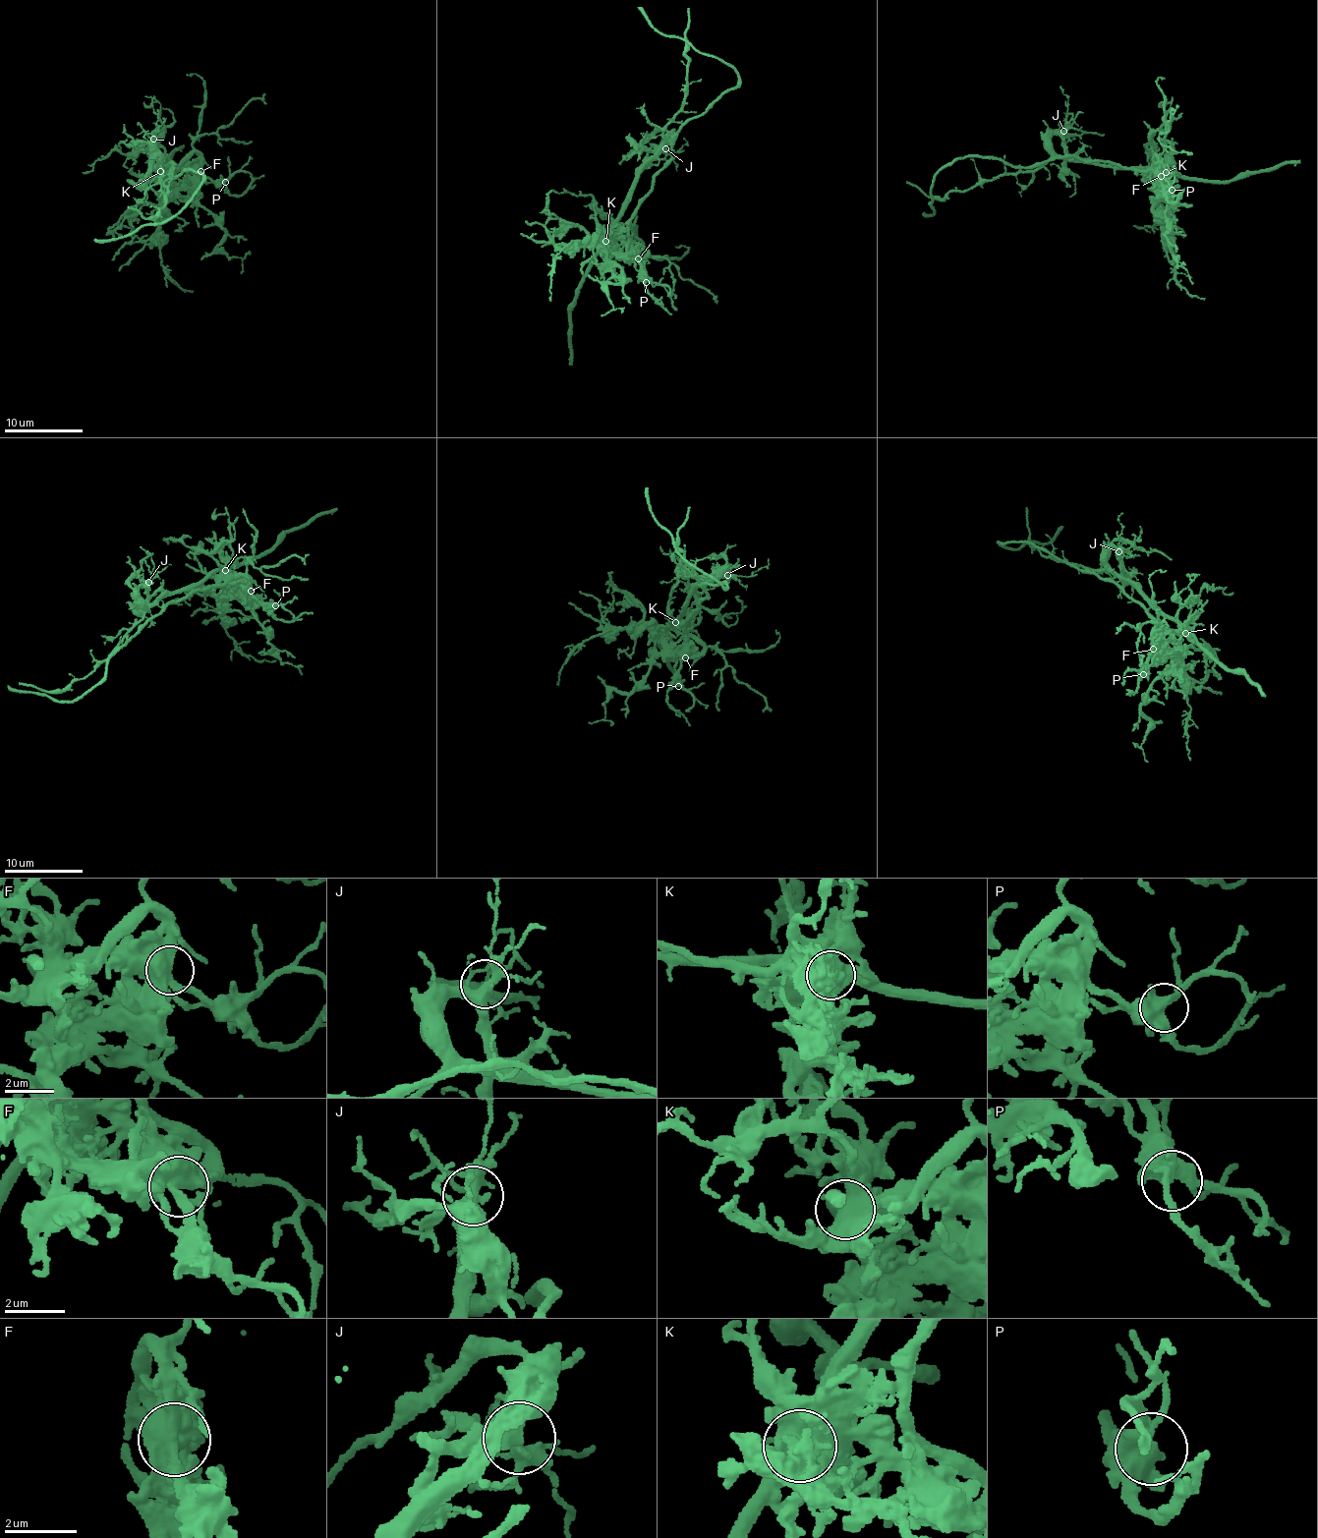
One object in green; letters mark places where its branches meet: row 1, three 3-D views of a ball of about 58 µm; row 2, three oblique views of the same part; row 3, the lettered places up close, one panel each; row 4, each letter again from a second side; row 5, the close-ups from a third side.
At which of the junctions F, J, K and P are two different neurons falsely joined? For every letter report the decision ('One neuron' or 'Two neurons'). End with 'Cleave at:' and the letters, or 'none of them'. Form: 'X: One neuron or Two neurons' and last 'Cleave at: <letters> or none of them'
F: One neuron
J: One neuron
K: Two neurons
P: One neuron
Cleave at: K

